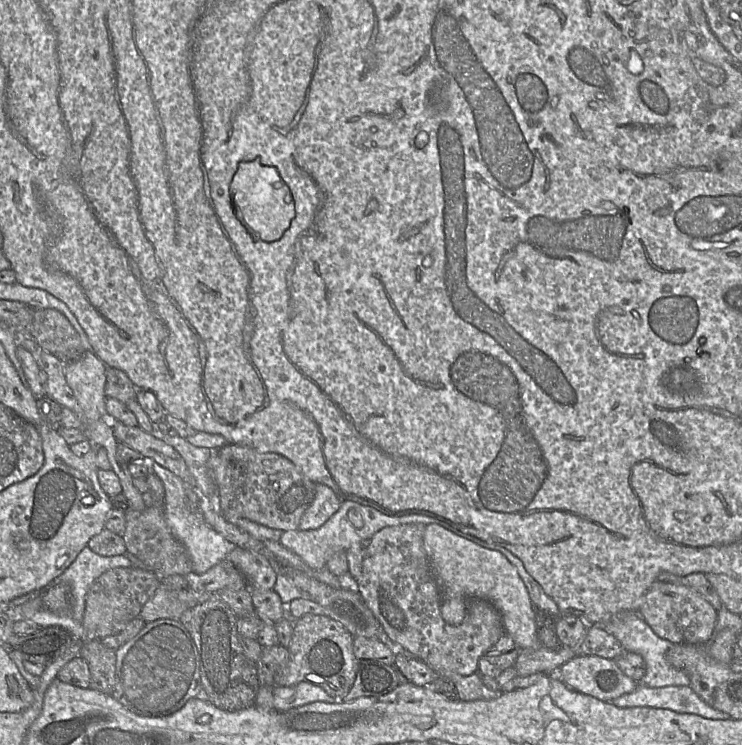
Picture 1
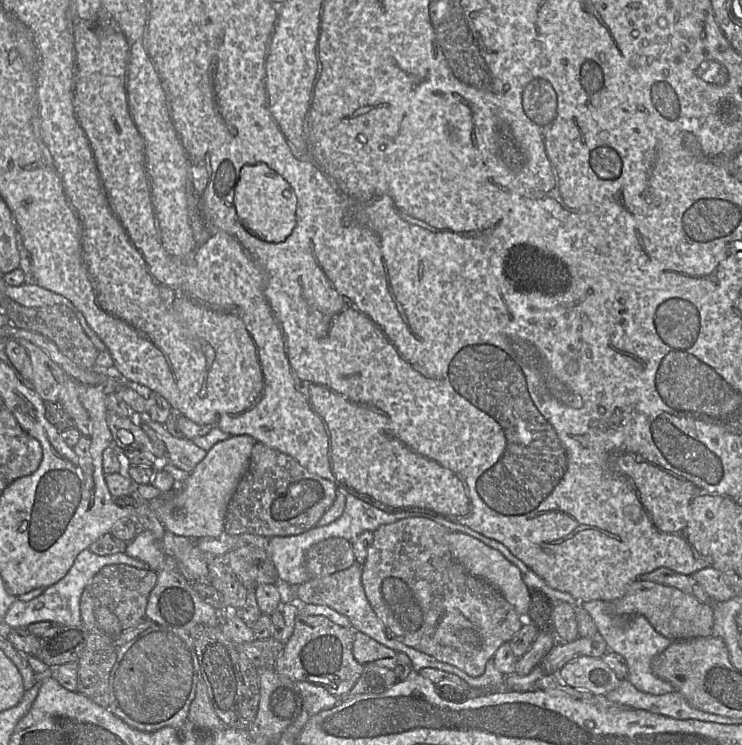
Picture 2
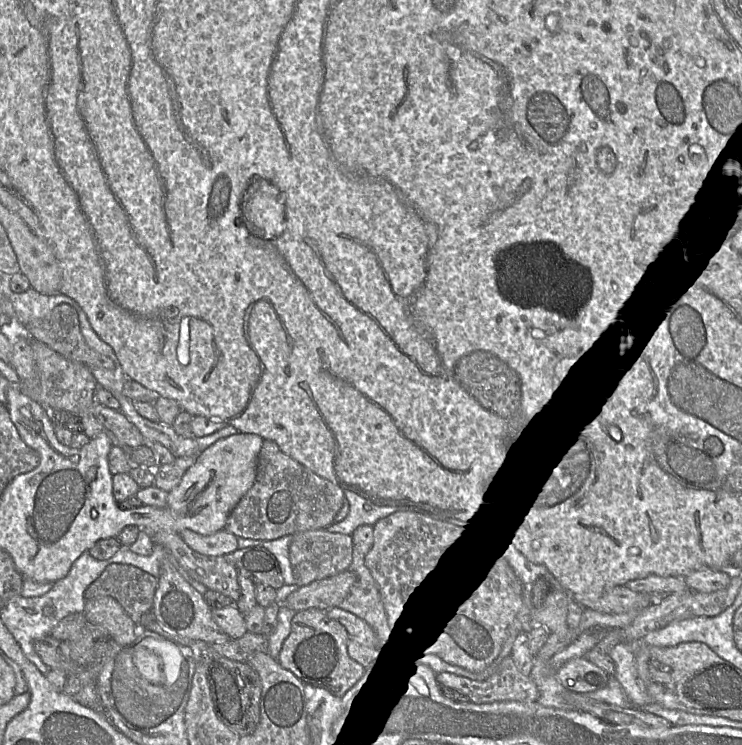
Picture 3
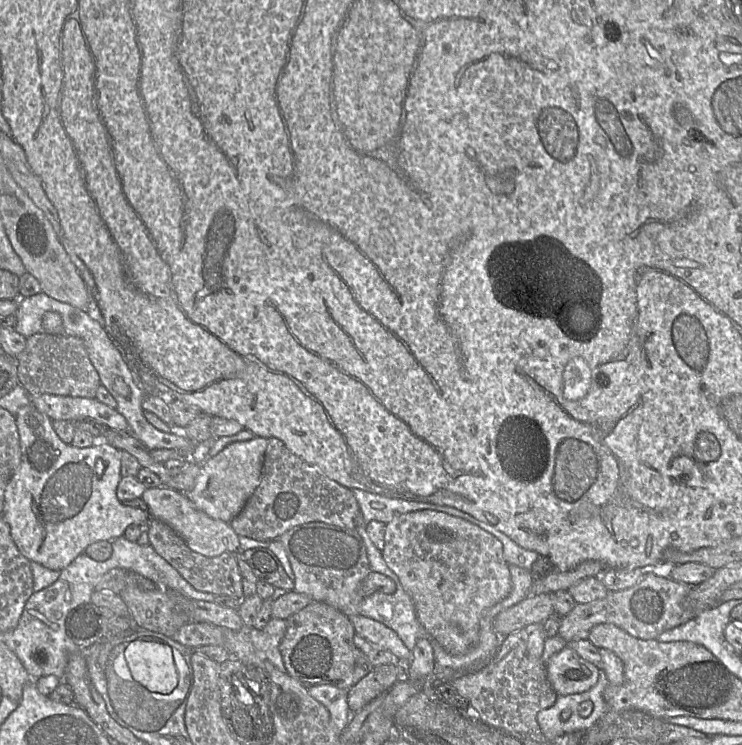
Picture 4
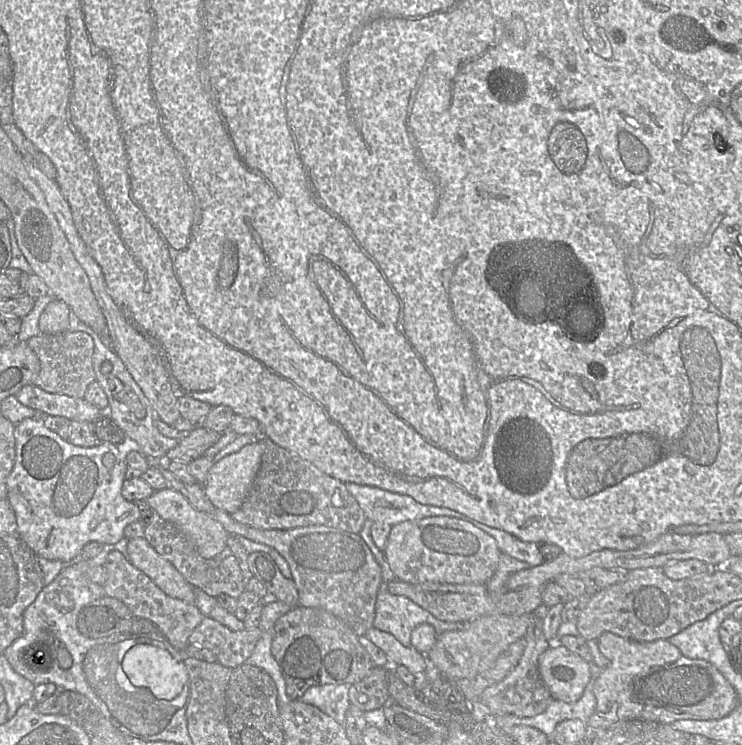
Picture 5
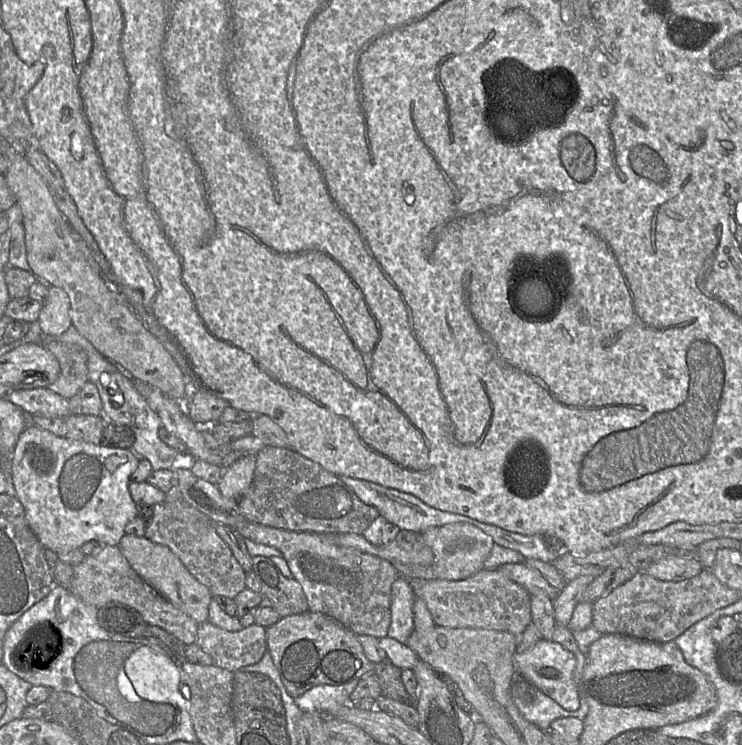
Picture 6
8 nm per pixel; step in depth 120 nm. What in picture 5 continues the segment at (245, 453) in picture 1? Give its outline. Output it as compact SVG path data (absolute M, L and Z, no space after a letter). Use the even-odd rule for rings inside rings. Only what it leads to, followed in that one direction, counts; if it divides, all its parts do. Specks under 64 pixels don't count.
M260 437L258 441L262 445L261 466L242 506L231 514L236 522L262 530L322 525L360 533L366 516L343 482L268 437Z

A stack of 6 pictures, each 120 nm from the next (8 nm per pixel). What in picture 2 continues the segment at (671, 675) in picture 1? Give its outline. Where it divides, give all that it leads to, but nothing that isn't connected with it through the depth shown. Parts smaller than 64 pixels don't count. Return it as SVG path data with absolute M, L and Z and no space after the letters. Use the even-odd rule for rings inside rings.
M602 600L588 601L579 605L590 615L598 633L604 638L608 651L615 652L624 657L628 665L627 680L638 690L652 694L662 695L675 691L667 681L656 677L651 671L651 660L662 653L673 642L659 634L649 621L642 615L624 616L613 613L613 602Z

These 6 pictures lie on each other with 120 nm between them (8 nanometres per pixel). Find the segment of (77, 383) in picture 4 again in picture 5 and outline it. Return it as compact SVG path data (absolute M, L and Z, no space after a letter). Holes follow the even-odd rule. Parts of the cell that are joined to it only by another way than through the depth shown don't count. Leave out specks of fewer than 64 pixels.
M65 332L30 338L26 344L37 355L40 361L40 372L33 385L49 393L67 395L73 398L84 398L88 386L96 381L92 357L94 342L85 332Z

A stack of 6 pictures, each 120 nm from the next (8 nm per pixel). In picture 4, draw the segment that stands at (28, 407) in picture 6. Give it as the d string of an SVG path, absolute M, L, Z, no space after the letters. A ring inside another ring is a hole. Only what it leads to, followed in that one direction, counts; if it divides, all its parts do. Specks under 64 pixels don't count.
M43 394L31 396L30 401L38 411L52 420L75 422L92 419L112 430L130 432L130 426L125 417L96 398Z

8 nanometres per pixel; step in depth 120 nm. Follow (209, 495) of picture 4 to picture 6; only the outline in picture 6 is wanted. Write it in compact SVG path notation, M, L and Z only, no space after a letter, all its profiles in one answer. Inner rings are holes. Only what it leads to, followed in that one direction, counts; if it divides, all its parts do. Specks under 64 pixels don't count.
M245 454L228 468L217 484L221 494L232 500L238 500L250 487L256 469L256 454Z

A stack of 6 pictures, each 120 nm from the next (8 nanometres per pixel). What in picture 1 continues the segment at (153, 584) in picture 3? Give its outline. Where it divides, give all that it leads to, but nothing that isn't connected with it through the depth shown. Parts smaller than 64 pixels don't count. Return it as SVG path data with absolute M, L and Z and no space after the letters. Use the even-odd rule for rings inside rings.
M116 567L104 572L93 582L85 598L82 640L116 636L130 621L140 617L143 606L159 586L160 578L148 569Z

